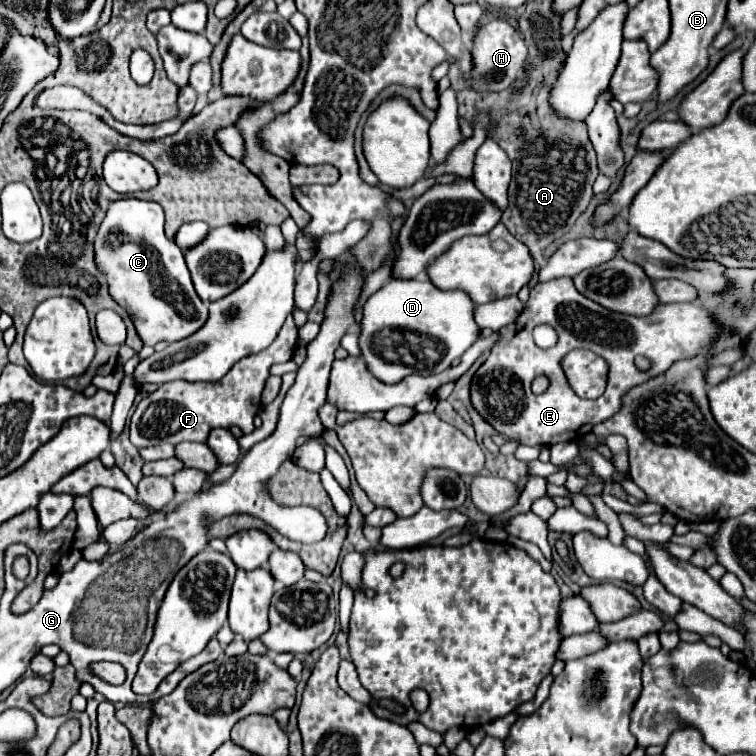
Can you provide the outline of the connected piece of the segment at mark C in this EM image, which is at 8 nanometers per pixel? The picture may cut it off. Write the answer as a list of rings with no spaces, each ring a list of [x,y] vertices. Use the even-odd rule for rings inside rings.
[[[129,197],[110,202],[94,238],[94,262],[100,266],[100,272],[108,282],[110,298],[130,314],[144,346],[156,346],[158,342],[178,342],[196,332],[206,322],[208,308],[198,298],[182,256],[182,250],[194,246],[206,232],[208,224],[202,221],[188,222],[180,227],[174,242],[164,234],[164,212],[160,204]],[[100,240],[104,242],[108,258],[106,268],[102,268],[100,260]]]

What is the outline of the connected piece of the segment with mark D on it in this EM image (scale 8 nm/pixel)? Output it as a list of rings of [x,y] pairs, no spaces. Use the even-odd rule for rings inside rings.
[[[428,278],[390,280],[362,308],[360,356],[384,384],[396,384],[414,372],[442,372],[478,340],[472,310],[474,302],[462,290],[438,290]]]

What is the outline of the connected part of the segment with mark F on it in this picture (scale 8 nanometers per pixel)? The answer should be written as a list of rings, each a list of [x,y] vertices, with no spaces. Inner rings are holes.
[[[292,314],[286,318],[282,330],[278,332],[276,340],[262,352],[252,354],[236,362],[224,378],[218,382],[186,382],[186,380],[172,380],[152,394],[148,394],[138,406],[130,420],[130,442],[134,446],[156,446],[162,442],[180,444],[180,442],[205,443],[210,431],[217,427],[230,428],[238,426],[244,434],[254,430],[254,416],[260,408],[260,392],[264,388],[268,368],[272,364],[288,362],[296,348],[296,326]]]

